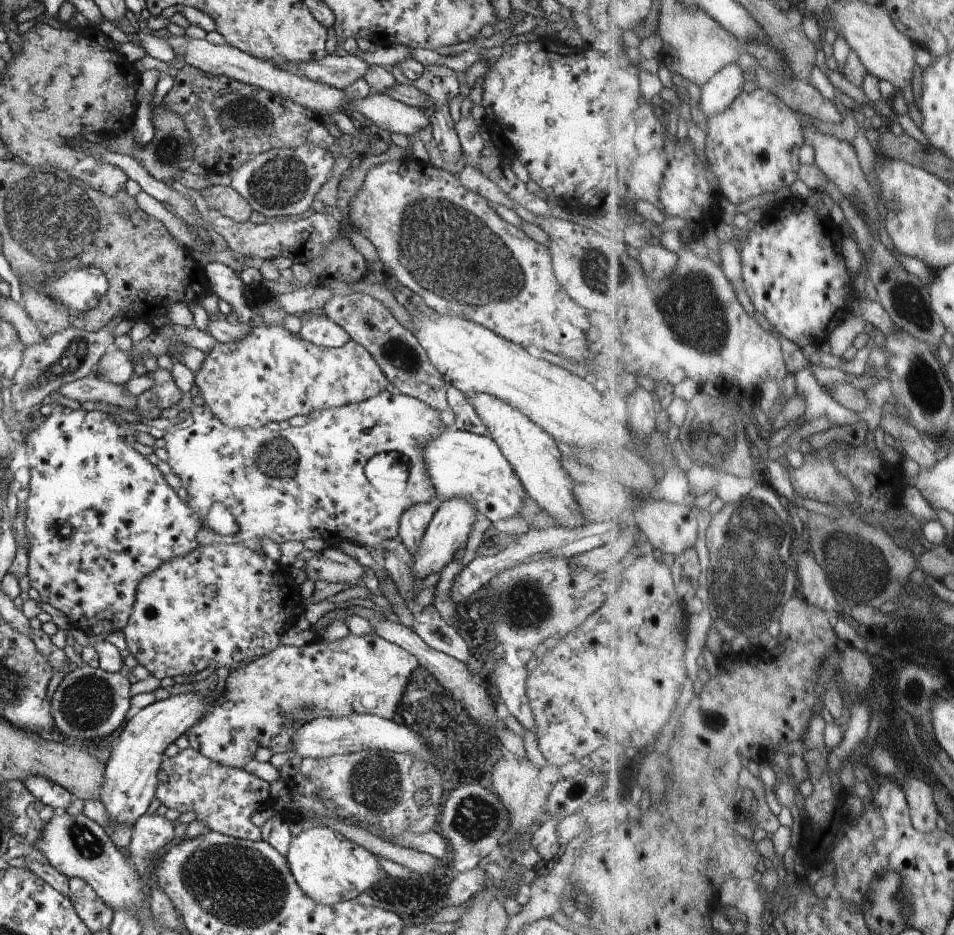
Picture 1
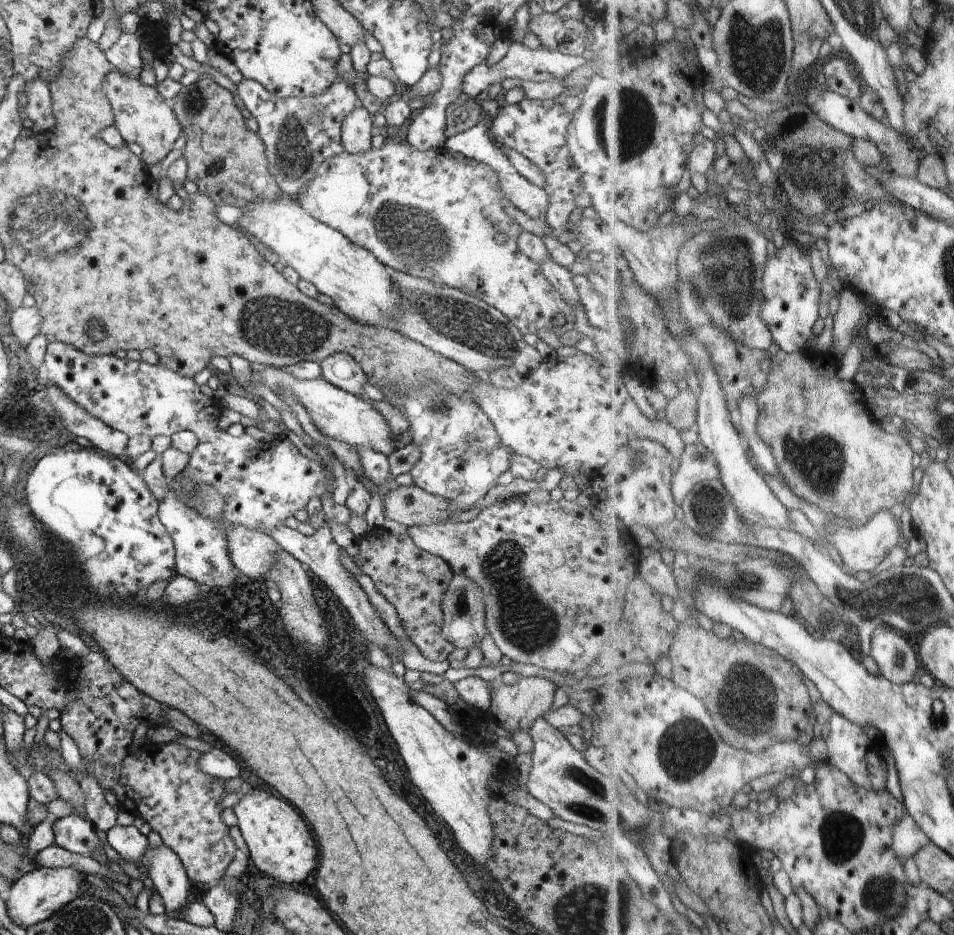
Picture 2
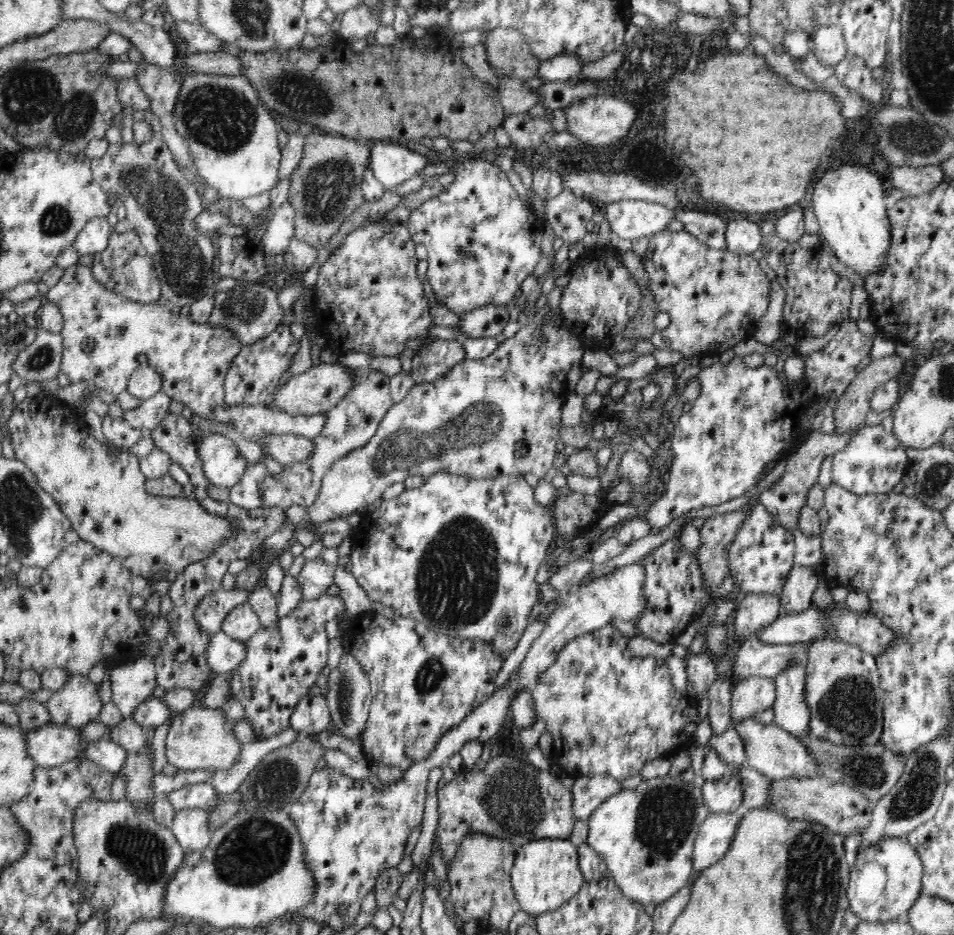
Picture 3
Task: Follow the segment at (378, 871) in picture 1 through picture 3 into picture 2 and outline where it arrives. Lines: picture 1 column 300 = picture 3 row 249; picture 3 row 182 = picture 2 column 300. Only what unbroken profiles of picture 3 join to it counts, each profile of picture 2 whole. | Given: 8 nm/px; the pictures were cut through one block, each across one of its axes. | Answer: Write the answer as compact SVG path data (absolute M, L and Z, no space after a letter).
M245 787L246 795L233 808L243 838L250 852L250 860L260 872L278 882L302 882L318 866L318 848L310 836L300 814L284 800L278 800L266 791Z

